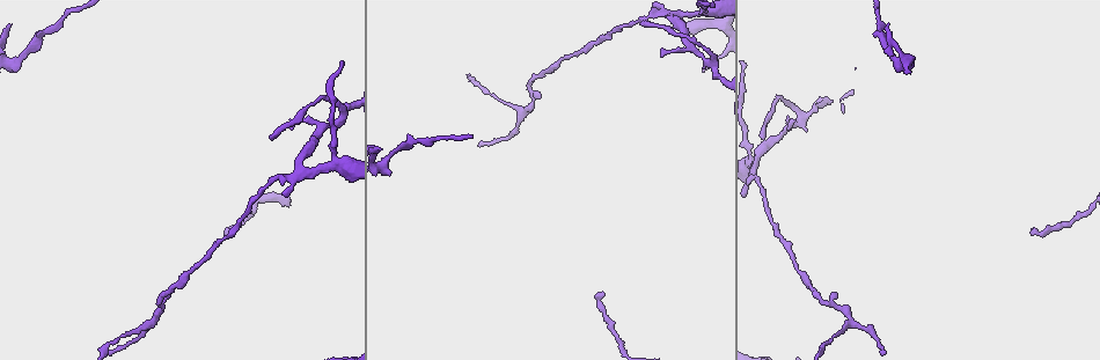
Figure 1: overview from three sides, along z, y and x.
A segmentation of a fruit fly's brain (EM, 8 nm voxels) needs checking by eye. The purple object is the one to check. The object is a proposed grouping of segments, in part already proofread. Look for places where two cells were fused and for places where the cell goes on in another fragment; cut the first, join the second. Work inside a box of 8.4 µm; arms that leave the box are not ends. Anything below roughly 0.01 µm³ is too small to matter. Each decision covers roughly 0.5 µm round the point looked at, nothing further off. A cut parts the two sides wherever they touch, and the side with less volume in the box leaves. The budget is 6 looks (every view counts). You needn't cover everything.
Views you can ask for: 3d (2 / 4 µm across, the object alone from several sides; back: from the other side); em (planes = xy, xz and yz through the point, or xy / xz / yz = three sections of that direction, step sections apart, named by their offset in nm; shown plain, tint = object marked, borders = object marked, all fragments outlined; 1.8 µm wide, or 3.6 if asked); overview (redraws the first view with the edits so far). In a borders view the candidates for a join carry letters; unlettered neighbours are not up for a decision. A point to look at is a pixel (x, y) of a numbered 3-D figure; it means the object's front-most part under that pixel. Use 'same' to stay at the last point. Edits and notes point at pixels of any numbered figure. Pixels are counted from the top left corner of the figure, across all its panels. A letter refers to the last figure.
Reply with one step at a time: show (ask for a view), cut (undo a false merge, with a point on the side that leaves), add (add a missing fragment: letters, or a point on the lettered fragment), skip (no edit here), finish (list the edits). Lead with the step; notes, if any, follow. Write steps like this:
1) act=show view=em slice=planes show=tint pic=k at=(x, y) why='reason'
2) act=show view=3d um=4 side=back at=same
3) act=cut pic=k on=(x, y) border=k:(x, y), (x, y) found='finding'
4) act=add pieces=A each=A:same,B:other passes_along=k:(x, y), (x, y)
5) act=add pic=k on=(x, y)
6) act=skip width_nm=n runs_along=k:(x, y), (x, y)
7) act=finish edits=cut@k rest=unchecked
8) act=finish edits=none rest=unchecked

act=show view=em slice=planes show=borders pic=1 at=(1033, 234) why='branch stops here'

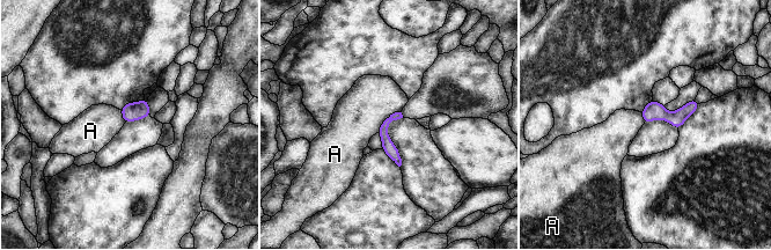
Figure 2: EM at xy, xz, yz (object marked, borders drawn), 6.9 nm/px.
act=skip each=A:other border=2:(399, 111), (388, 115), (376, 132) found='none of them fits'

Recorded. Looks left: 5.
act=show view=3d um=4 side=back pic=1 at=(523, 109) why='a fork'

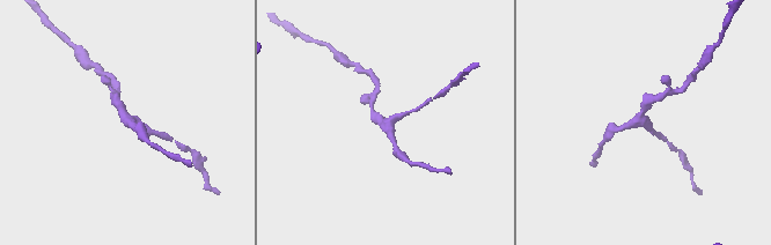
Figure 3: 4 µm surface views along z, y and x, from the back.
act=show view=em slice=planes show=tint pic=3 at=(644, 119)

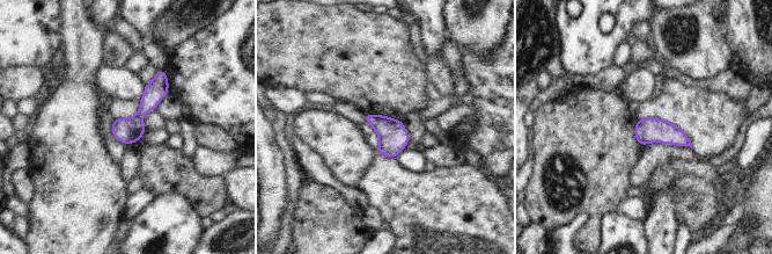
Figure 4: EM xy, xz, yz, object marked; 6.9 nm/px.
act=show view=em slice=planes show=borders at=same why='see the neighbours'

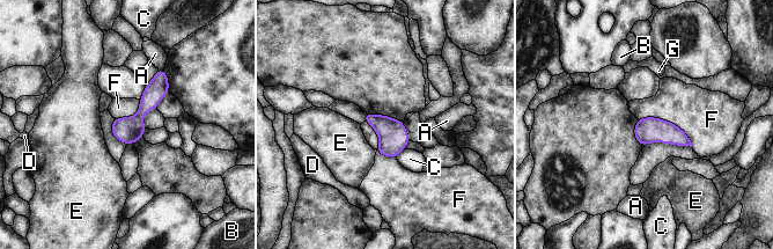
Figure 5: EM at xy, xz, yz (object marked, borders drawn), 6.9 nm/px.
act=skip longest_contact=F:440nm each=A:other,B:other,C:other,D:other,E:other,F:other,G:other runs_along=5:(161, 72), (159, 87), (119, 137) found='continuous, no second cell'

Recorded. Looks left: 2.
act=show view=3d um=2 pic=1 at=(757, 163) why='sharp bend'

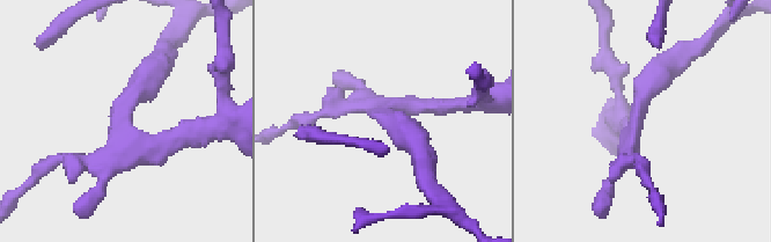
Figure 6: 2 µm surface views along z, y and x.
act=show view=em slice=planes show=borders pic=6 at=(387, 118)

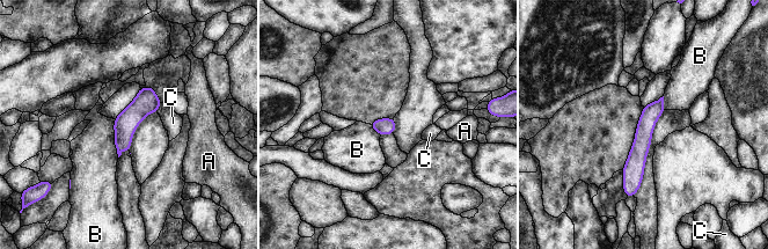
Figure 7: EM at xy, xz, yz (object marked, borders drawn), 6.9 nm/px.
act=skip each=A:other,B:other,C:other border=7:(114, 119), (114, 145), (118, 156) found='continuous, no second cell'

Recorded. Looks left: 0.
act=finish edits=none rest=unchecked

